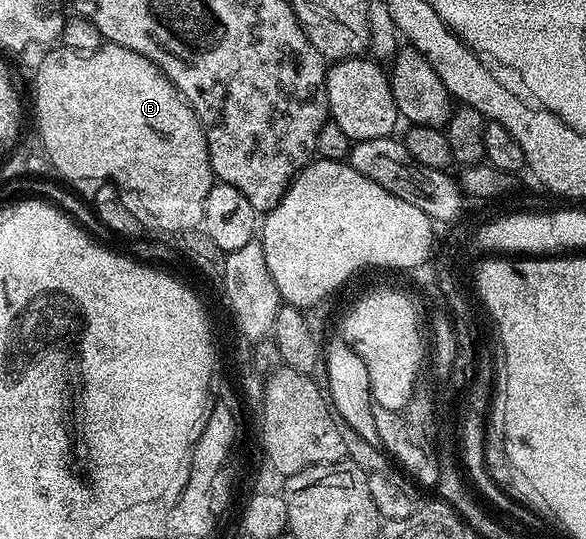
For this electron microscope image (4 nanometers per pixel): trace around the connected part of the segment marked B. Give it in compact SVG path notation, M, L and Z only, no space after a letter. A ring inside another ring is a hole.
M103 44L90 54L78 54L75 50L65 48L50 48L46 52L42 63L38 66L38 71L34 74L34 114L38 117L38 134L42 137L43 148L46 149L45 157L48 162L48 157L50 157L55 172L63 174L66 178L71 178L74 182L86 182L89 178L96 178L95 180L113 183L116 187L126 186L126 190L130 190L130 194L134 194L134 206L138 206L138 214L146 214L146 218L154 218L154 222L158 222L158 227L185 226L187 230L201 227L204 216L204 200L208 200L208 192L216 181L210 163L206 133L198 122L194 110L179 94L178 89L166 79L162 69L156 64L152 64L144 56L140 56L140 52L132 52L128 48L113 44Z

